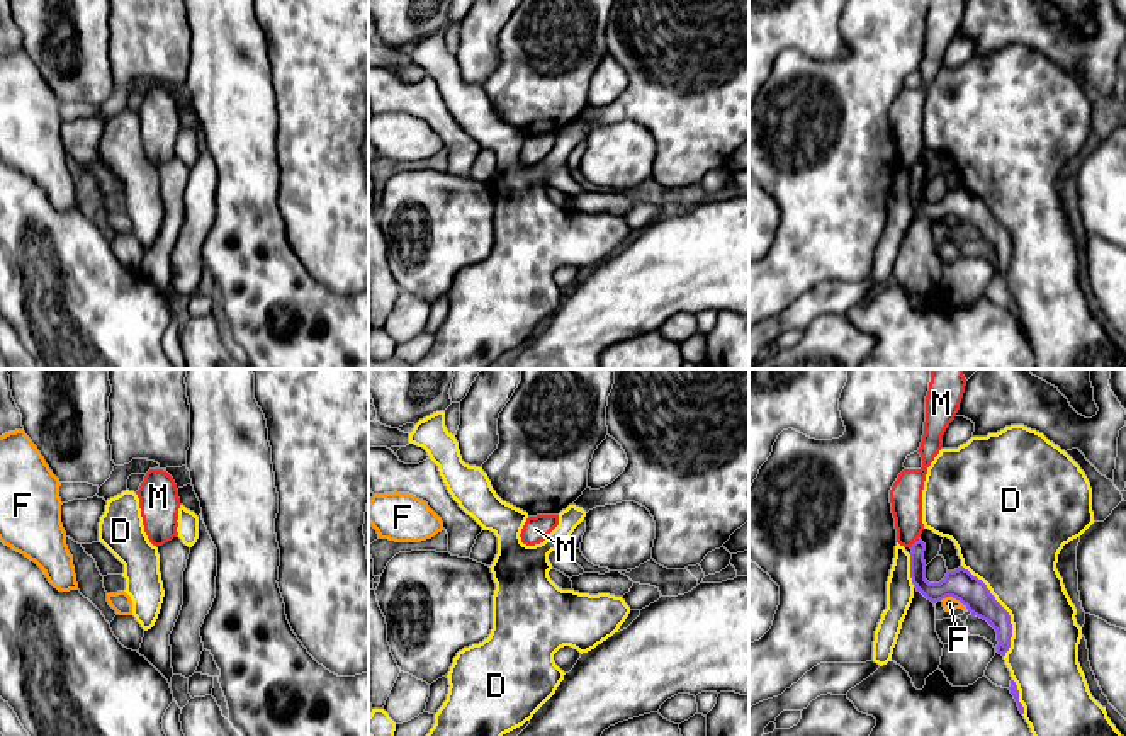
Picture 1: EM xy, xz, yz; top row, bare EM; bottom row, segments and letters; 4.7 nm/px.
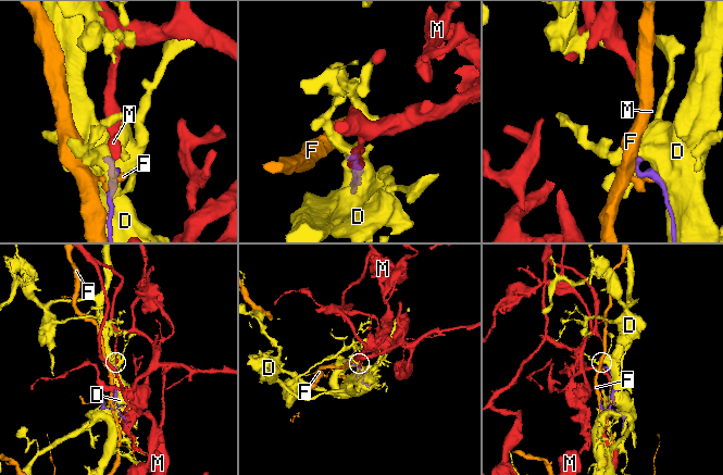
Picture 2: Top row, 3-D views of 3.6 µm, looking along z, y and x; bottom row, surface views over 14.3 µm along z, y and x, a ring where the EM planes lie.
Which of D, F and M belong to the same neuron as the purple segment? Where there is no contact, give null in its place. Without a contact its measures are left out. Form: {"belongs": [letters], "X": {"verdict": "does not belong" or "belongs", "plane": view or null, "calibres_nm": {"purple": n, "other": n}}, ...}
{"belongs": [], "D": {"verdict": "does not belong", "plane": "yz", "calibres_nm": {"purple": 140, "other": 380}}, "F": {"verdict": "does not belong", "plane": "yz", "calibres_nm": {"purple": 140, "other": 70}}, "M": {"verdict": "does not belong", "plane": "yz", "calibres_nm": {"purple": 90, "other": 160}}}

